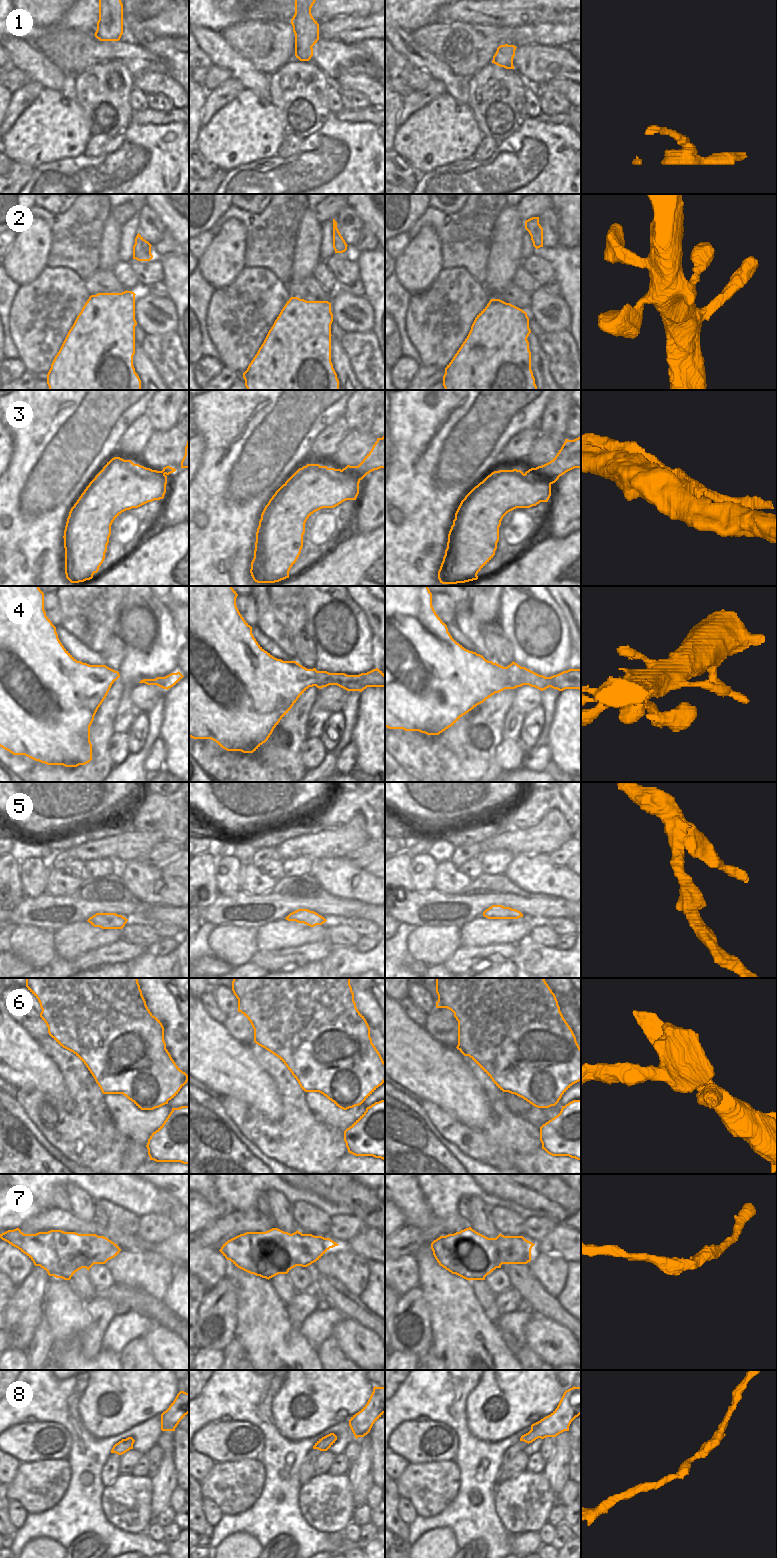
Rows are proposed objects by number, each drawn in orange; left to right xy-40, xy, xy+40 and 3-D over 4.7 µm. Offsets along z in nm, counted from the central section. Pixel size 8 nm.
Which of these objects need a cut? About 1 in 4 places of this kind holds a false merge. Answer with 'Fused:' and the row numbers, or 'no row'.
Fused: 1, 6

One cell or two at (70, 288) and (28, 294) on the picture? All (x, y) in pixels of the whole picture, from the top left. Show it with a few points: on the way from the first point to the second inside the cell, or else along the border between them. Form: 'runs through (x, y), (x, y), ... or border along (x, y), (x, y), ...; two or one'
runs through (59, 288), (51, 284), (37, 286); one

